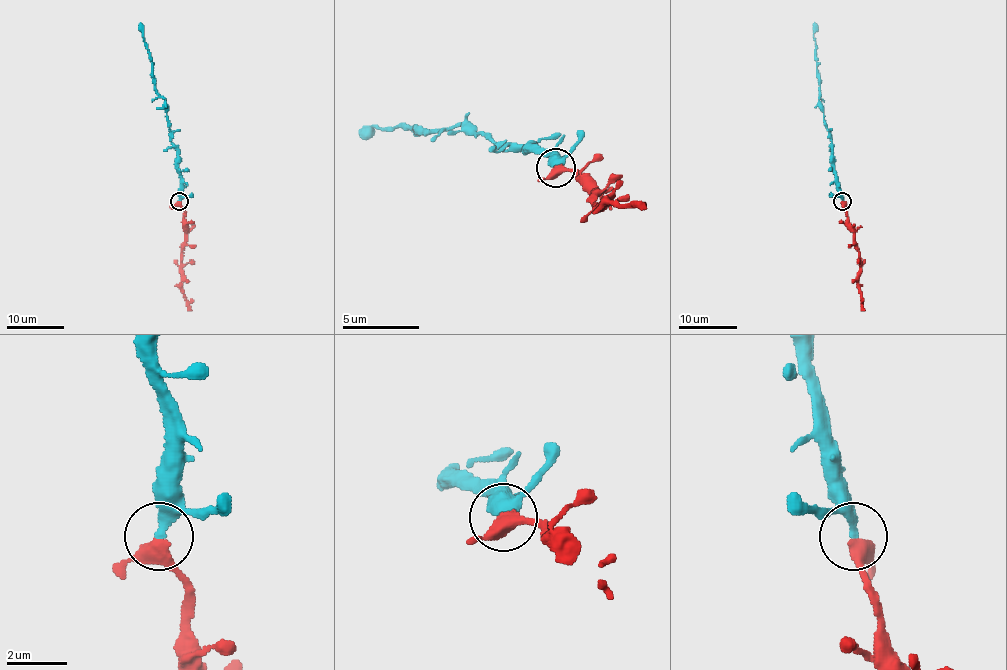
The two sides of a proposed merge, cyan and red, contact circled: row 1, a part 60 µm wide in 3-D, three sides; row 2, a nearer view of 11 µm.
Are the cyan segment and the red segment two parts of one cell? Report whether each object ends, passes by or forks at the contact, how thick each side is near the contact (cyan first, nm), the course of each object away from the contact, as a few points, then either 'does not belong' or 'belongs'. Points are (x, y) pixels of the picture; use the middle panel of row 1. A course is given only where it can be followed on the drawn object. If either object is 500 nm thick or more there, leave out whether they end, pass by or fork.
cyan ends | red passes by | 320/420 nm | cyan via (557, 167), (535, 151), (499, 147), (461, 123), (434, 132), (376, 125), (362, 131) | red via (557, 167), (577, 177), (584, 176), (590, 190), (595, 189), (595, 204), (608, 200), (630, 202), (648, 209) | belongs

